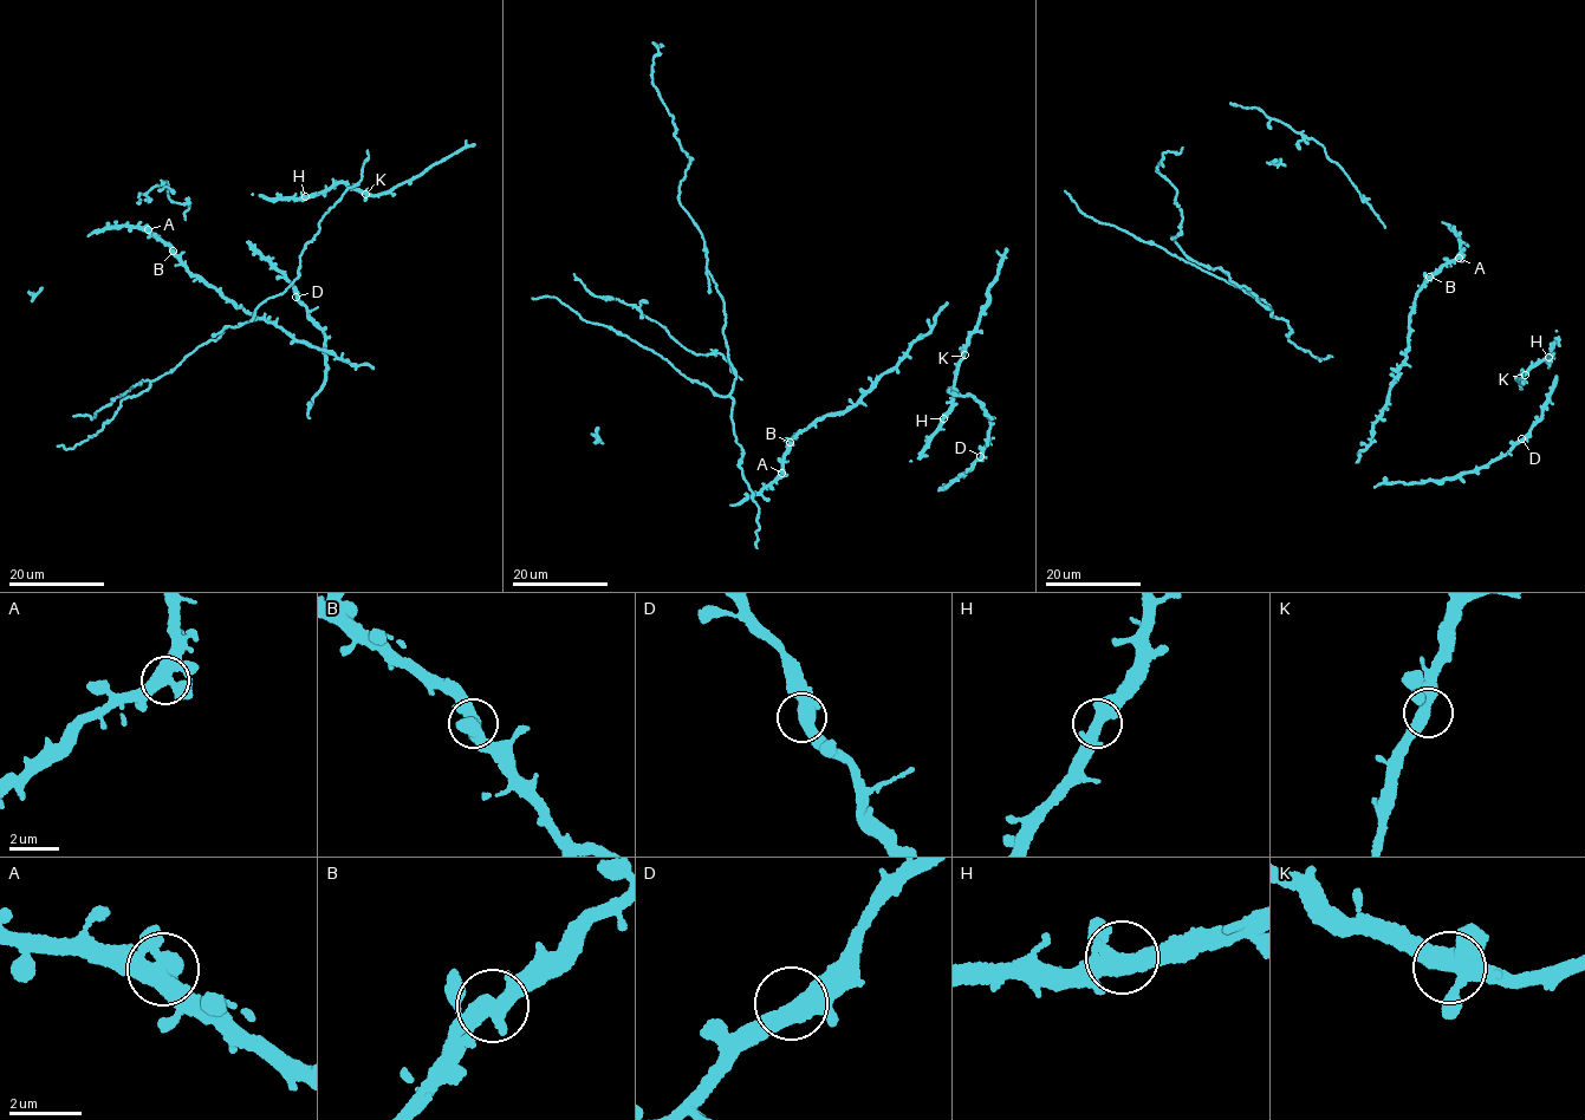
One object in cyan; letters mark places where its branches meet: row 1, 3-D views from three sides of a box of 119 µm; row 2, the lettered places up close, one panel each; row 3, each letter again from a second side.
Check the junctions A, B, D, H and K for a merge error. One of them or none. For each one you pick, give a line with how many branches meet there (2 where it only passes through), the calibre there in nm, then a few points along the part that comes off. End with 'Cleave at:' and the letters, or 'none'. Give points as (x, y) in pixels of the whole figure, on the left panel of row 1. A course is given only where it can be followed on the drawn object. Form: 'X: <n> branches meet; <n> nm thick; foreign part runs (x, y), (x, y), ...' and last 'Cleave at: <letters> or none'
Cleave at: none

